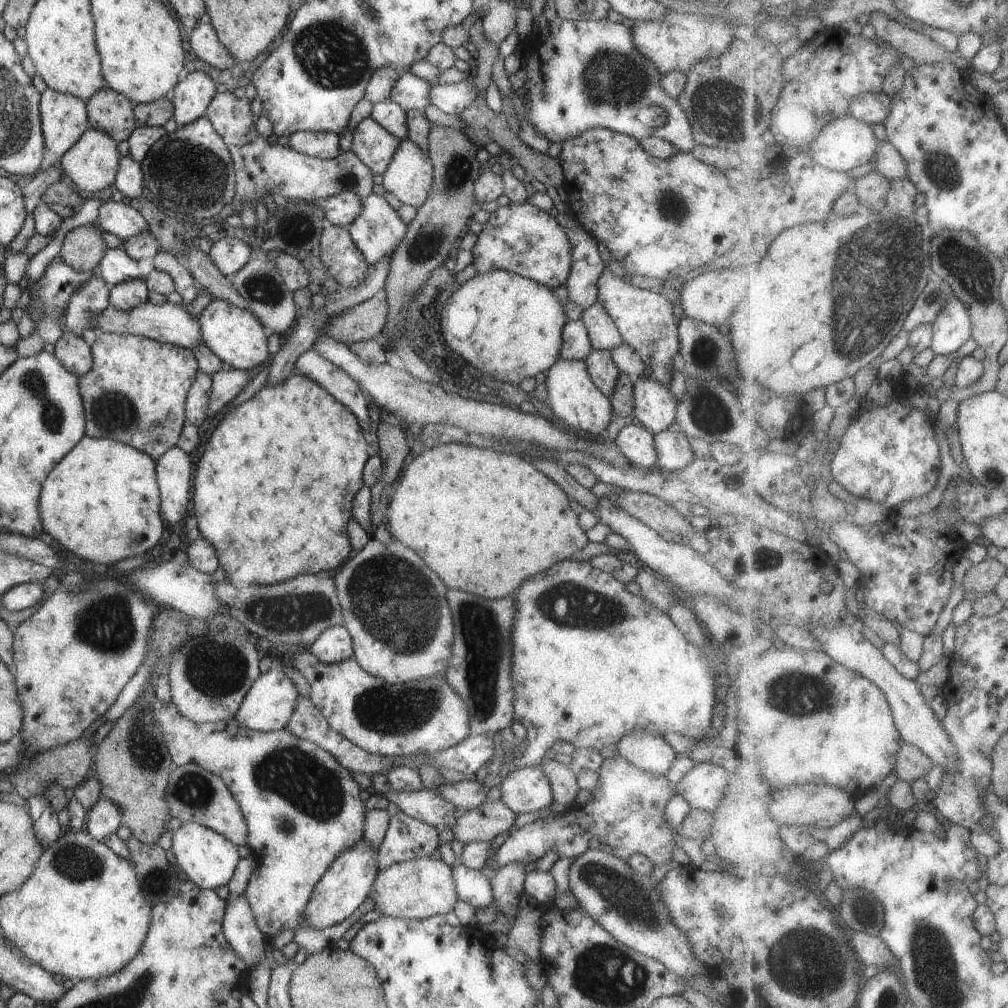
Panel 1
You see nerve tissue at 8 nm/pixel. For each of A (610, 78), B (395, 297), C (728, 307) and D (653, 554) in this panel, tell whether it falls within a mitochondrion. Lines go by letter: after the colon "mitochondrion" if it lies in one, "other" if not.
A: mitochondrion
B: other
C: other
D: other

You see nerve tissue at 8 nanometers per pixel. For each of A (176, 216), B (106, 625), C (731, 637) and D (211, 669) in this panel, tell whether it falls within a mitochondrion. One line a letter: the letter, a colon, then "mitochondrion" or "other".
A: other
B: mitochondrion
C: other
D: mitochondrion

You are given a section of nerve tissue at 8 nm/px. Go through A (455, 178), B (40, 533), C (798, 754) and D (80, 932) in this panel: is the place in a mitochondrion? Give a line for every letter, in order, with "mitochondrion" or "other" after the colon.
A: mitochondrion
B: other
C: other
D: other

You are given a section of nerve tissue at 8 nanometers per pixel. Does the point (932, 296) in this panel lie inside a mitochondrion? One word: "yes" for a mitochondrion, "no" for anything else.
yes

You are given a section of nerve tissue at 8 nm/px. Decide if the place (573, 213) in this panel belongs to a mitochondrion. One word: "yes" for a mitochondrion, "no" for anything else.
no

